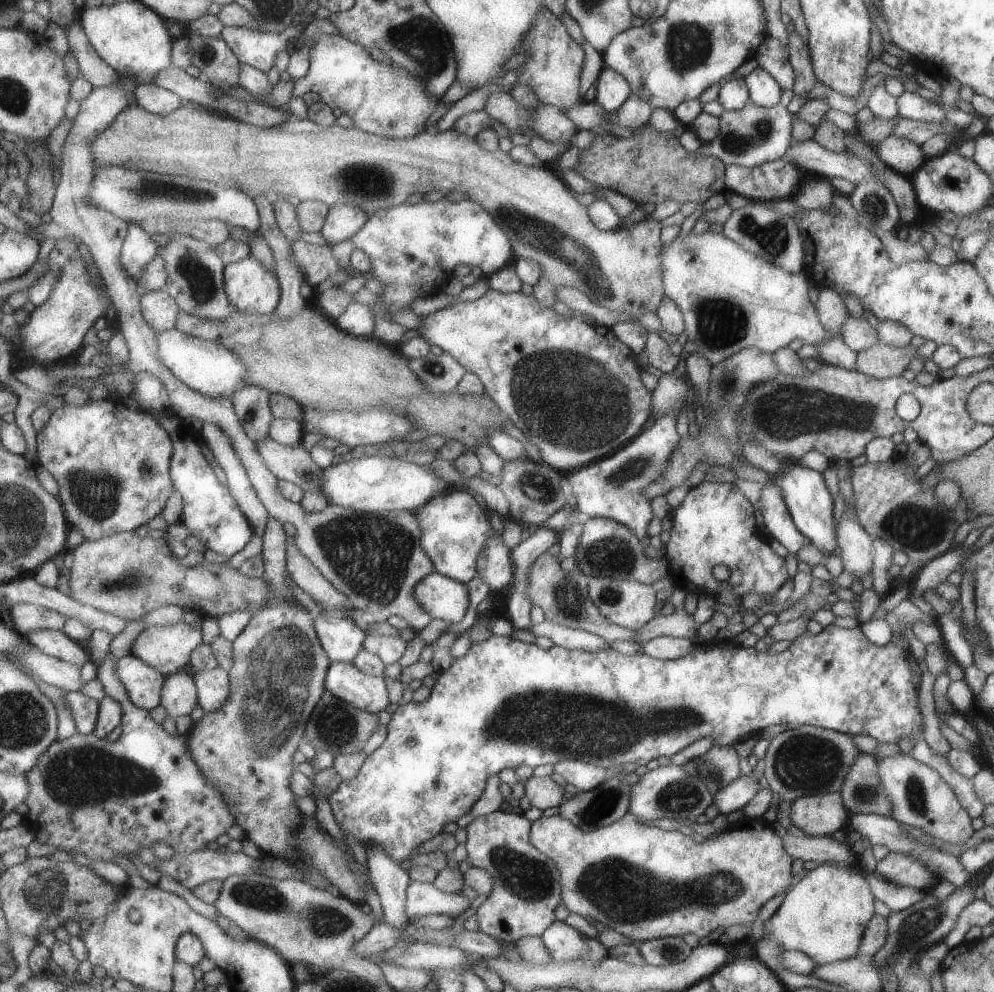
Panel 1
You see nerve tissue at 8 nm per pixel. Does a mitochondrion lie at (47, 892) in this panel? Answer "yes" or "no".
yes

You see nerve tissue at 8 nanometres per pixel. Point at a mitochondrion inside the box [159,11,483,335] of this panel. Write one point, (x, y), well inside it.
(420, 40)

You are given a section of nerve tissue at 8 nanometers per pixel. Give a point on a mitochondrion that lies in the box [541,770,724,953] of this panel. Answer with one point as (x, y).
(678, 797)

